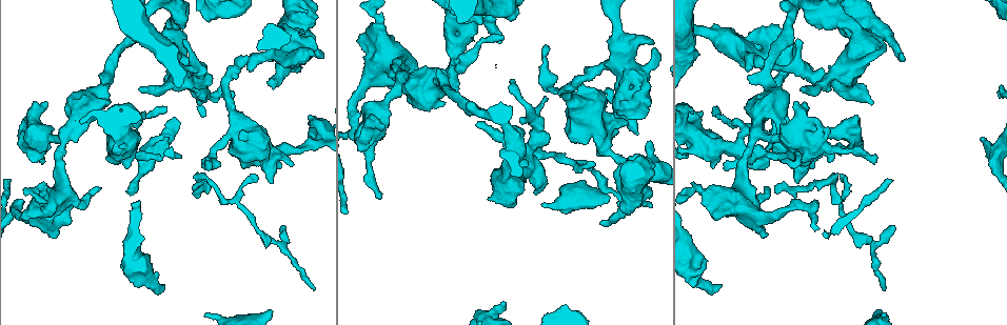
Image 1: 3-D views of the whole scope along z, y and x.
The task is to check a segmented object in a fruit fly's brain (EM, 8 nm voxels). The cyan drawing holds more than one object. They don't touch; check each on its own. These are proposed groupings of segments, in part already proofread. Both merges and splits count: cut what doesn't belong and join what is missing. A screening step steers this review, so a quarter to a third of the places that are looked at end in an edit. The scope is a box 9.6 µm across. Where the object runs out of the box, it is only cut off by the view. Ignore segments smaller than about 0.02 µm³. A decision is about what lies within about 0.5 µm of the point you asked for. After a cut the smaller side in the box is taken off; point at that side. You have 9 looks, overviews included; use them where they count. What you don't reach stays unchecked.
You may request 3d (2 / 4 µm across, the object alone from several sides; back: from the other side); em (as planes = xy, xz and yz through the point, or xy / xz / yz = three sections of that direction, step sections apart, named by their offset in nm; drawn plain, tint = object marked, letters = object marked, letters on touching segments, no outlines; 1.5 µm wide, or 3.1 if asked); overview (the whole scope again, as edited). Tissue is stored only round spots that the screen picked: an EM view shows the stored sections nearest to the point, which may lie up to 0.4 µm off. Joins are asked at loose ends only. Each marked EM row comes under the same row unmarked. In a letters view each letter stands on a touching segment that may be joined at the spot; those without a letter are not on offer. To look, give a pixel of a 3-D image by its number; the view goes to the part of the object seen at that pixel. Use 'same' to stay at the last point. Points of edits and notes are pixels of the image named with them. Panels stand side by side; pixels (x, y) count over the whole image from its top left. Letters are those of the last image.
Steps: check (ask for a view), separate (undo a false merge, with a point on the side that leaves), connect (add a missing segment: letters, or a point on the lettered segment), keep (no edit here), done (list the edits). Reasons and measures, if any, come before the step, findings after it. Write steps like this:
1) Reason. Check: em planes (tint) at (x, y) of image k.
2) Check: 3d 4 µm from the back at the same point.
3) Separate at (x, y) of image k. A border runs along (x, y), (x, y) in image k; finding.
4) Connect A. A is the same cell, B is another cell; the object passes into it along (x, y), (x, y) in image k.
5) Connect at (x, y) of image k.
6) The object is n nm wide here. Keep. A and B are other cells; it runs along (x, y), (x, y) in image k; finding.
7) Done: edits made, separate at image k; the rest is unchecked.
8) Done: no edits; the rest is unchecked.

Free end. Check: 3d 4 µm from the back at (893, 225) of image 1.

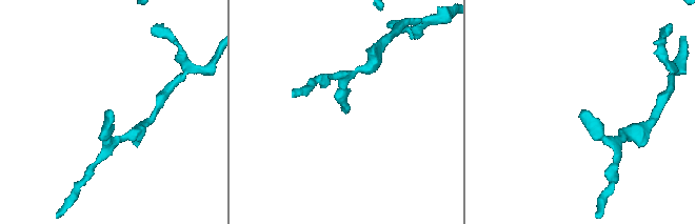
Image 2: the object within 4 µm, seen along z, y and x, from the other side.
Now the EM. Check: em planes (letters) at (346, 108) of image 2.

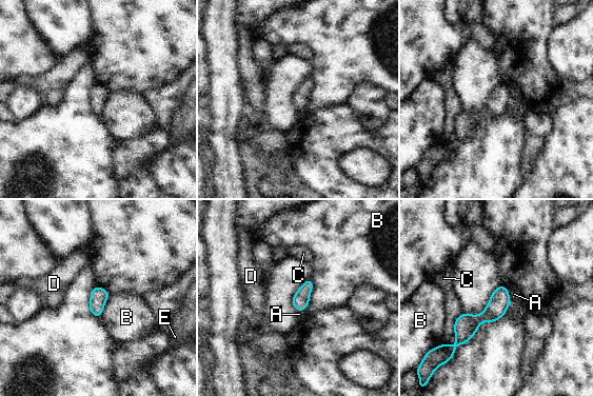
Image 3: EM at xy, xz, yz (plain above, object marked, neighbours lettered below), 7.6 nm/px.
Keep. A, B, C, D and E are other cells; a border runs along (311, 277), (310, 302), (301, 312) in image 3; none of them fits.

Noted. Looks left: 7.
Thick end. Check: em yz step 4 (tint) at (268, 312) of image 1.

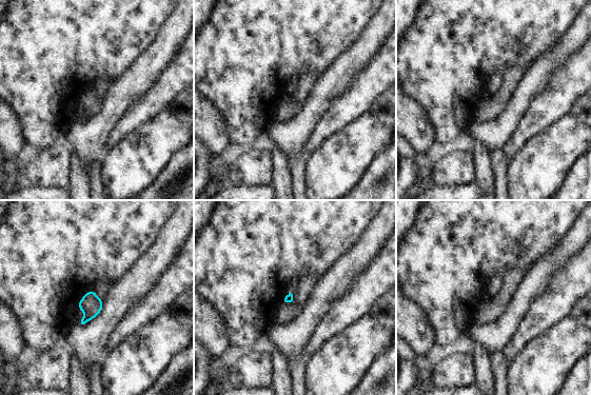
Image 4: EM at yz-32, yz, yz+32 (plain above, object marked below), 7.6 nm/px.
Another direction. Check: em planes (letters) at the same point.

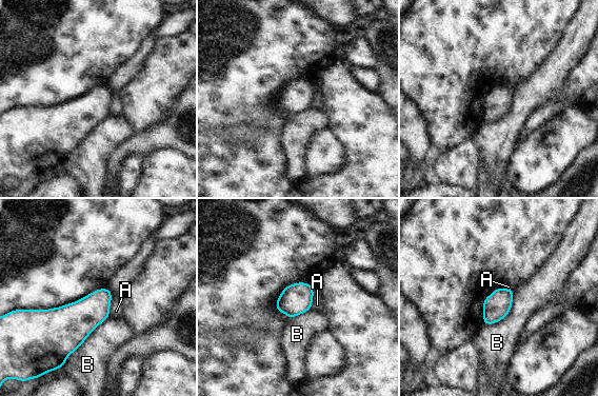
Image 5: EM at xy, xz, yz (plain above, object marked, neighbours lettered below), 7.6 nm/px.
The longest contact is with B, 500 nm. Keep. A and B are other cells; no lettered segment goes on from it.

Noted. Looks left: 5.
An open end. Check: 3d 2 µm at (542, 204) of image 1.

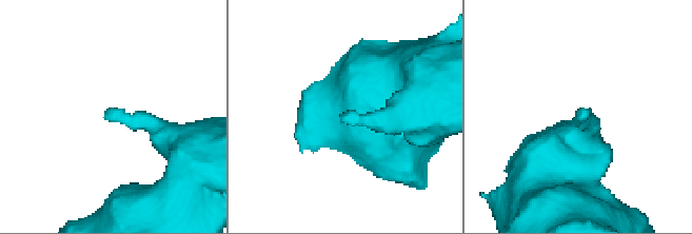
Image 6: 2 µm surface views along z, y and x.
Now the EM. Check: em planes (letters) at (579, 118) of image 6.

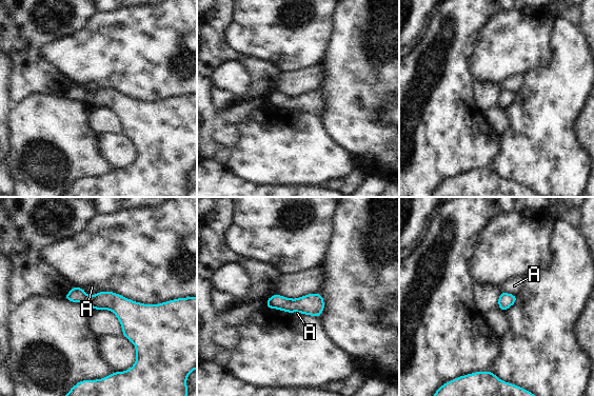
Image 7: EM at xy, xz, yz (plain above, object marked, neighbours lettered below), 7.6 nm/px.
The object is 120 nm wide here; the longest contact is with A, 130 nm. Keep. A is another cell; no lettered segment goes on from it.

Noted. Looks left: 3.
Calibre changes. Check: 3d 2 µm at (84, 201) of image 1.

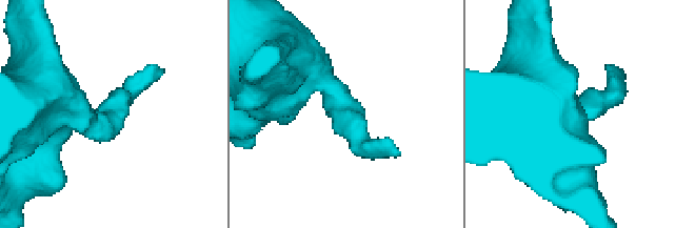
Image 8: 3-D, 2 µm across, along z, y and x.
Check: em planes (tint) at (342, 109) of image 8.

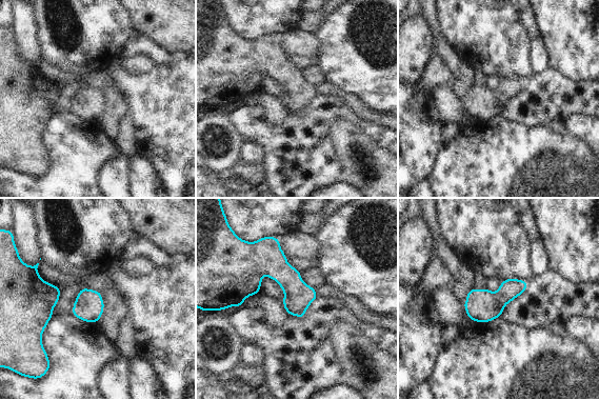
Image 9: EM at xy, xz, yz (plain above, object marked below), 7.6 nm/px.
What lies round it. Check: em planes (letters) at the same point.

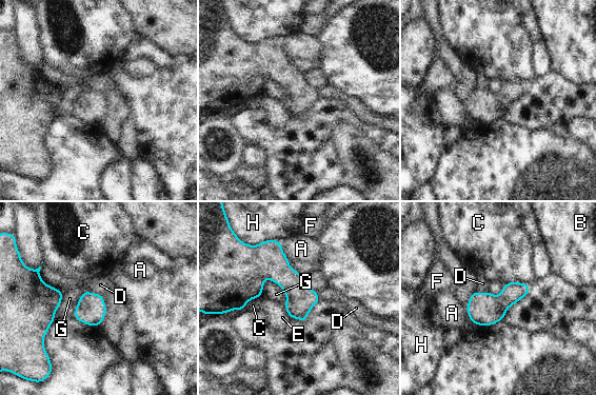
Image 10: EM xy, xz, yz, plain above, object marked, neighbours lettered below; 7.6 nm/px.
Keep. A, B, C, D, E, F, G and H are other cells; a border runs along (264, 277), (280, 287), (285, 302) in image 10; all the same neuron.

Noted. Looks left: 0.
Done: no edits; the rest is unchecked.

